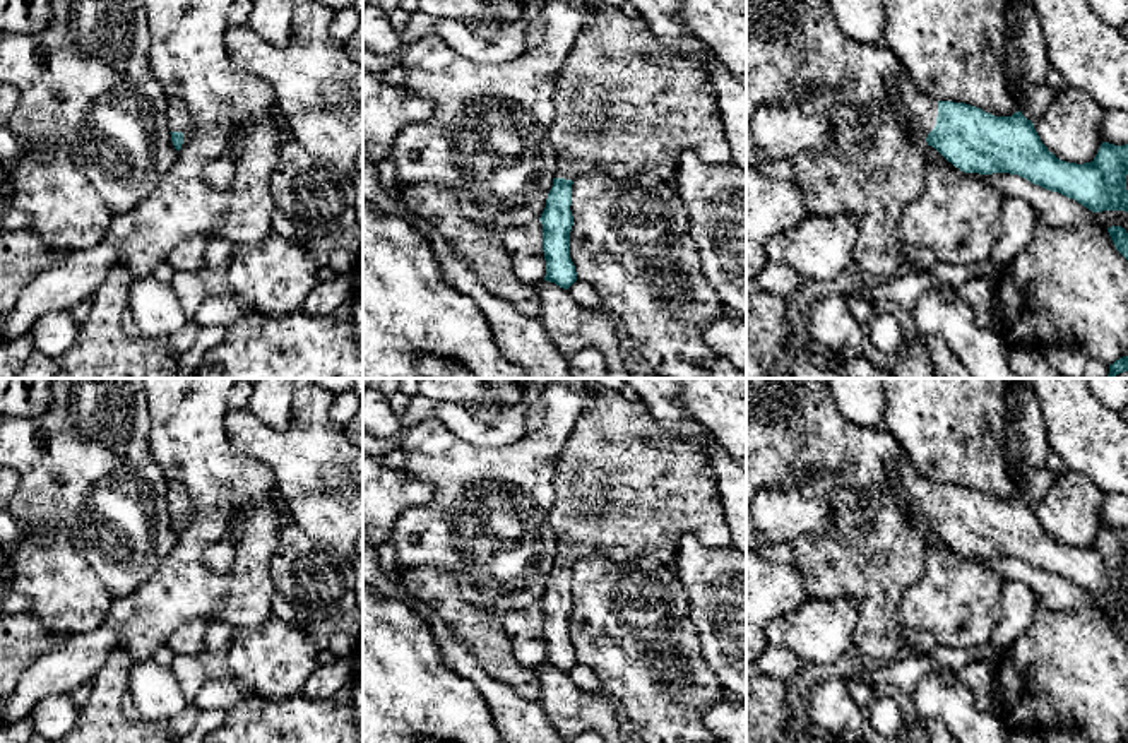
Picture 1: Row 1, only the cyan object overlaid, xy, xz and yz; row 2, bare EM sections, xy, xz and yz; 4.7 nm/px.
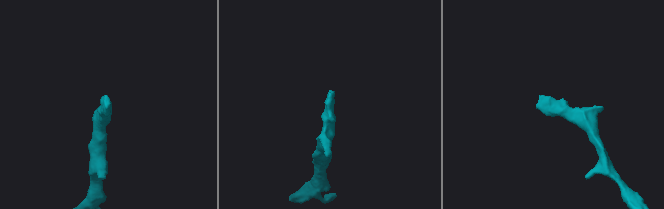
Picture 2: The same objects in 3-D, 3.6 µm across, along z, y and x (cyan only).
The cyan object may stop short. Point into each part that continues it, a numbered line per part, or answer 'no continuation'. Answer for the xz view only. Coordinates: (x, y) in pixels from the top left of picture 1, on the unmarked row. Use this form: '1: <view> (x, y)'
1: xz (625, 488)

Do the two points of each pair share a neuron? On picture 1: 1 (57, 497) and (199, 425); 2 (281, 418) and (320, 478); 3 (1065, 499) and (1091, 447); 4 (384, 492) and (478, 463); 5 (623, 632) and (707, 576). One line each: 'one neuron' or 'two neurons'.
1: two neurons
2: two neurons
3: two neurons
4: two neurons
5: two neurons

